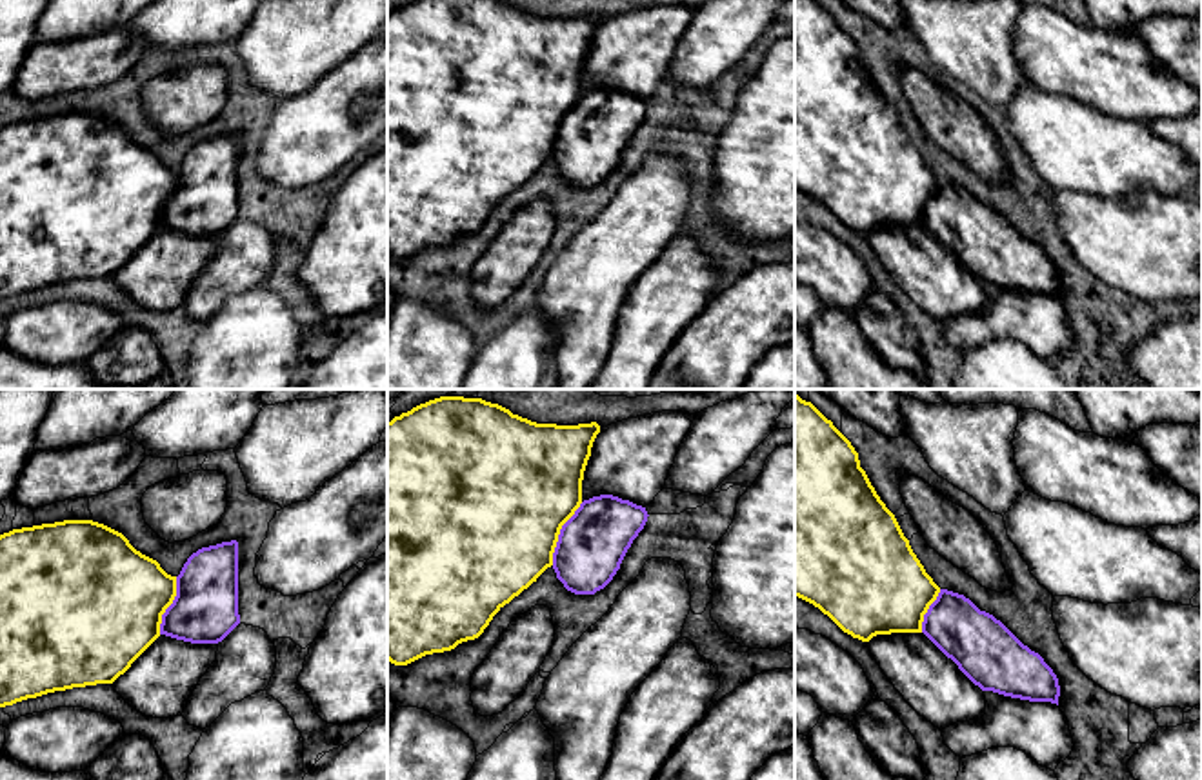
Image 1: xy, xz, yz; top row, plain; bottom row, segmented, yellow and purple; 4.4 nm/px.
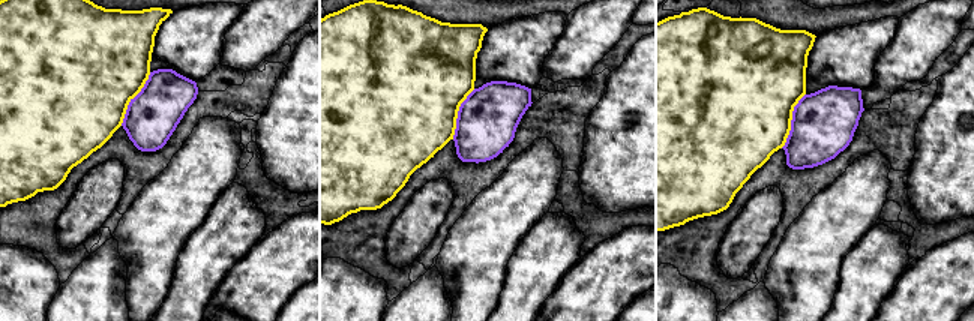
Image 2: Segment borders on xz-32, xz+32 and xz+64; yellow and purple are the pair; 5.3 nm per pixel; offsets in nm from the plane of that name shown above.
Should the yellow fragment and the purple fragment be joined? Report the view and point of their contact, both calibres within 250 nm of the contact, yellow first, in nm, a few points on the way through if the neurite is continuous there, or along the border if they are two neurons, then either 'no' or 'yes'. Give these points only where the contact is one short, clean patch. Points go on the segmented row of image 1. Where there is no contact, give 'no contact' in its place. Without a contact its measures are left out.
contact xz (559, 533); calibres 500 and 300 nm; no

